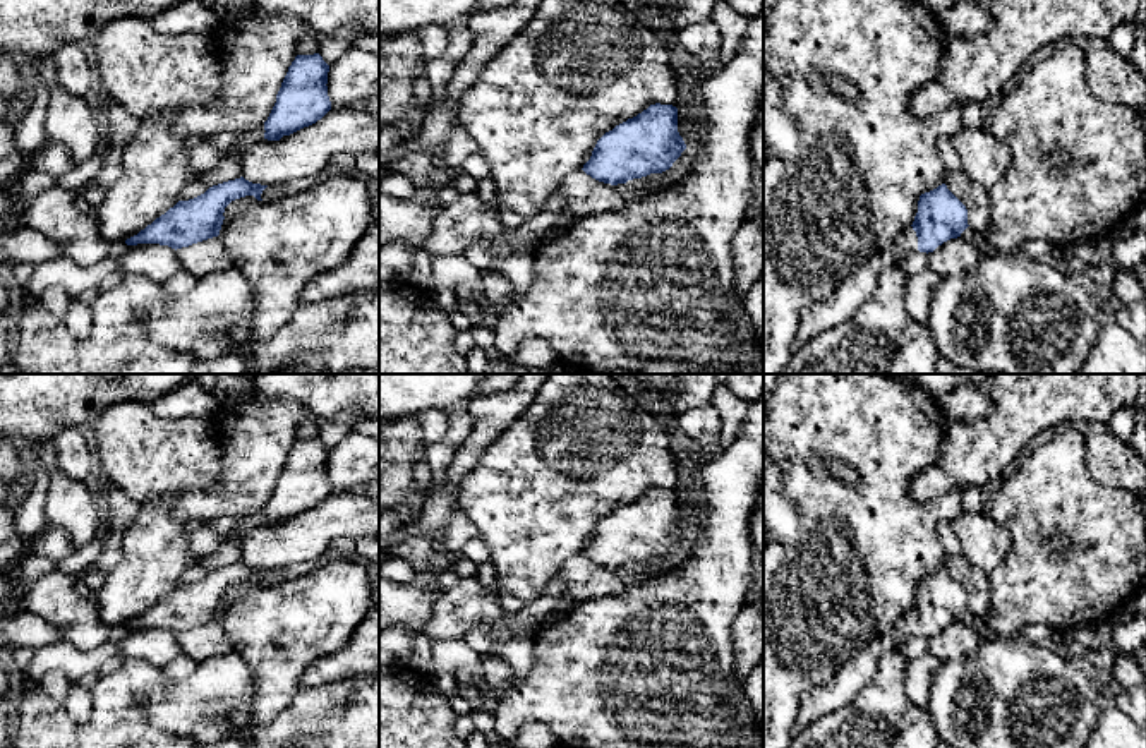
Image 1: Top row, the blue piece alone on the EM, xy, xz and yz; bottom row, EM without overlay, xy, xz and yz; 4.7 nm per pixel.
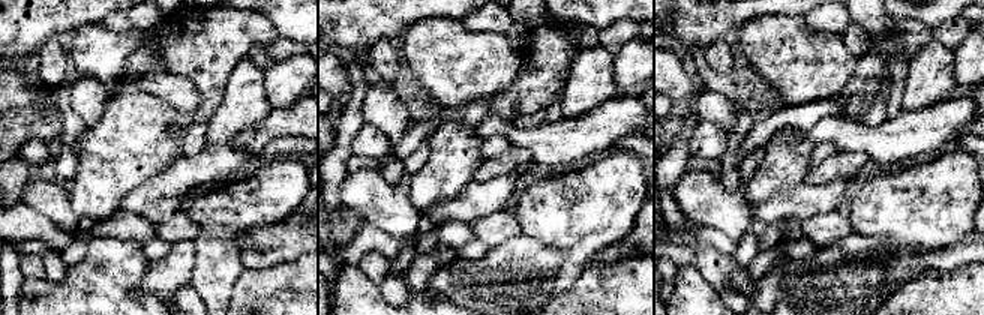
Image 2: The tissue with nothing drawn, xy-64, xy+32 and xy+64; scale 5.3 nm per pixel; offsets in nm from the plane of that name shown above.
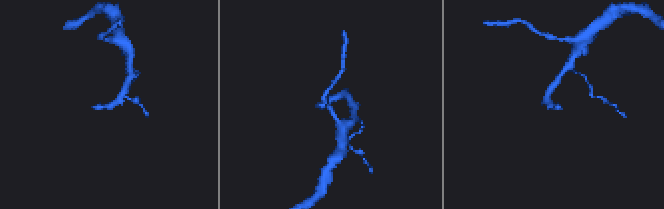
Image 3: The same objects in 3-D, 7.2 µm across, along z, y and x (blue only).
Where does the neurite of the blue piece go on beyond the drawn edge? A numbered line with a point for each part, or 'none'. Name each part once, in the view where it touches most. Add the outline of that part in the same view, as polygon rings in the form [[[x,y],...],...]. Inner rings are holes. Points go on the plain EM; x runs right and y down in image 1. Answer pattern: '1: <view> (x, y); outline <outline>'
1: yz (853, 676); outline [[[909,611],[846,662],[827,685],[813,686],[803,693],[794,734],[799,736],[817,719],[849,705],[873,678],[880,657],[901,648],[916,635],[918,621]]]

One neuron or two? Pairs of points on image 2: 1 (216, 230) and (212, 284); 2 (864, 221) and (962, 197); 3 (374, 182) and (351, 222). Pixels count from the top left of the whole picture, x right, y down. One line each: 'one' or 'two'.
1: one
2: one
3: two

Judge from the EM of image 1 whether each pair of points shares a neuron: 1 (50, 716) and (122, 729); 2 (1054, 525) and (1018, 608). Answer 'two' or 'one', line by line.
1: one
2: one

